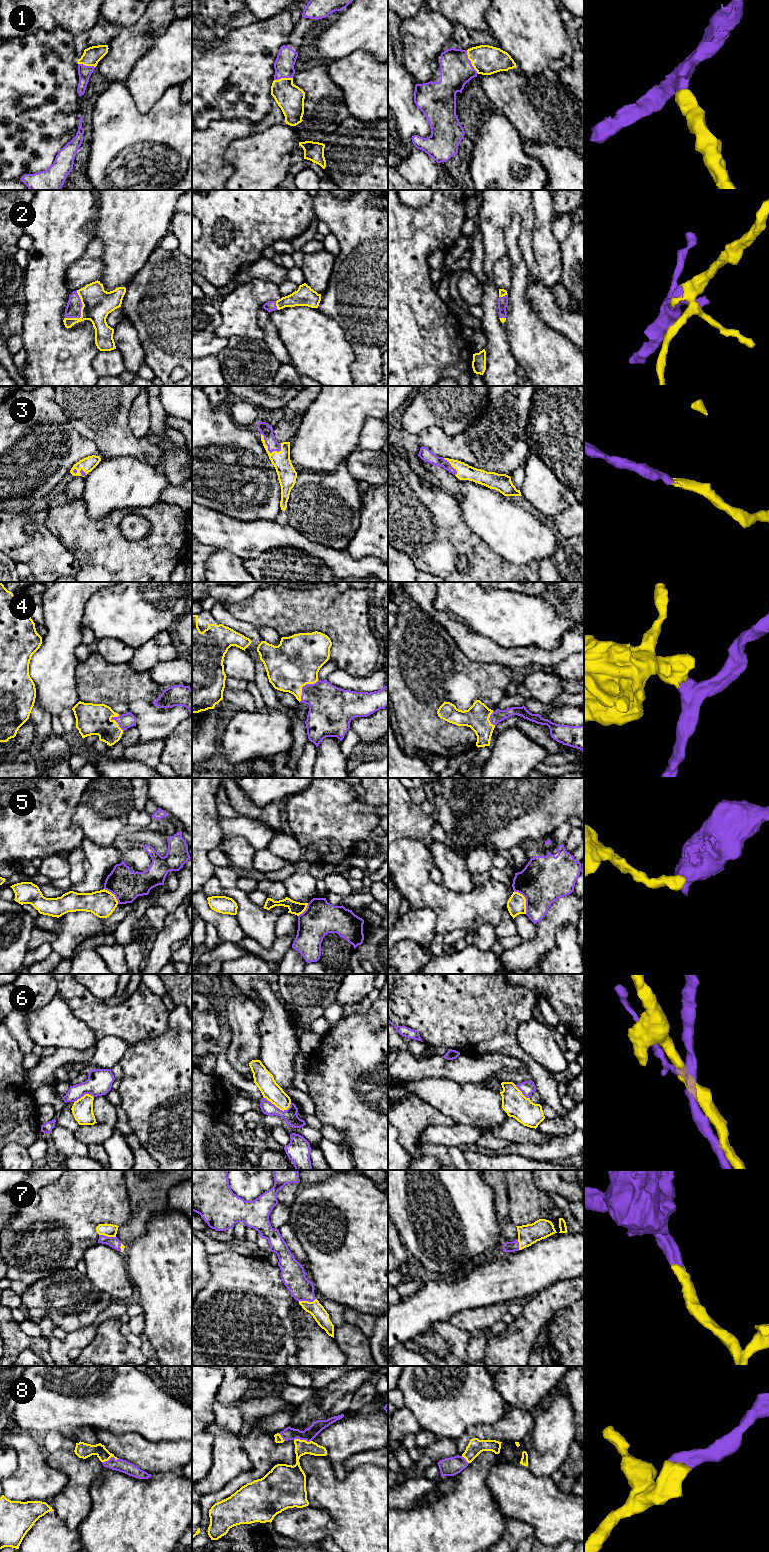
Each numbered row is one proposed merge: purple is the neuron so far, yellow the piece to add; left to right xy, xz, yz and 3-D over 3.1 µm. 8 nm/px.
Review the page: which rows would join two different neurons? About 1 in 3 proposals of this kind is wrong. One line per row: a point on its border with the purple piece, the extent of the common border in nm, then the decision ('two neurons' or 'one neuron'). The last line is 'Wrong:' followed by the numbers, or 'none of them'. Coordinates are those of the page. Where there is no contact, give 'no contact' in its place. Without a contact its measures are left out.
1: meets purple in yz at (470, 62); contact 200 nm long; one neuron
2: meets purple in xy at (80, 311); contact 260 nm long; one neuron
3: meets purple in xz at (268, 448); contact 220 nm long; one neuron
4: meets purple in xz at (303, 686); contact 240 nm long; one neuron
5: meets purple in yz at (526, 900); contact 200 nm long; two neurons
6: meets purple in xz at (278, 1108); contact 240 nm long; two neurons
7: meets purple in xz at (306, 1300); contact 150 nm long; one neuron
8: meets purple in xz at (303, 1439); contact 140 nm long; one neuron
Wrong: 5, 6

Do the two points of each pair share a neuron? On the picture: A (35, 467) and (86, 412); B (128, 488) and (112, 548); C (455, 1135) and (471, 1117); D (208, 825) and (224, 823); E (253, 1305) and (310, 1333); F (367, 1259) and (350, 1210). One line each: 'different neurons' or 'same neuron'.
A: different neurons
B: different neurons
C: different neurons
D: different neurons
E: different neurons
F: same neuron

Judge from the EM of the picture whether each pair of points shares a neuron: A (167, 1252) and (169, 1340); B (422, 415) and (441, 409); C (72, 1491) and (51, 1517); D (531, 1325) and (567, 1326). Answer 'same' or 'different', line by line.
A: same
B: same
C: different
D: different

